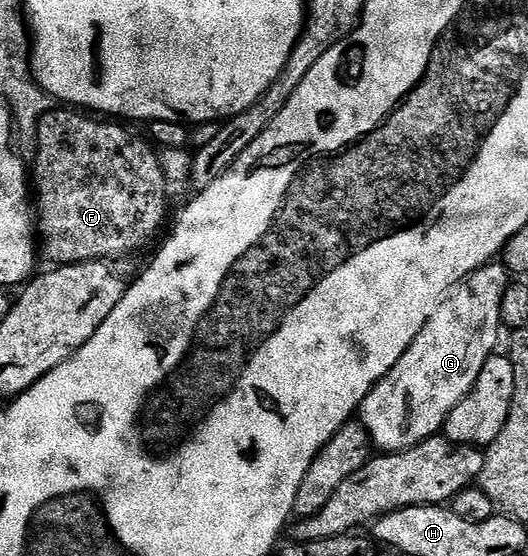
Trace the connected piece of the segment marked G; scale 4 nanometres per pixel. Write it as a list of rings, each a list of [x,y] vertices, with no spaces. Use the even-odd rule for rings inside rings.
[[[488,263],[482,269],[472,273],[466,281],[459,282],[458,286],[451,290],[438,305],[435,306],[427,322],[423,324],[423,329],[416,335],[414,343],[407,348],[405,355],[401,355],[401,359],[377,384],[371,388],[362,405],[357,410],[358,420],[364,429],[370,435],[374,448],[383,453],[398,453],[401,449],[408,449],[411,445],[416,445],[425,440],[426,437],[434,437],[442,430],[444,423],[447,421],[448,415],[453,411],[453,407],[457,407],[457,403],[465,394],[475,385],[477,375],[481,373],[481,367],[487,361],[492,360],[494,344],[497,343],[497,331],[501,326],[499,316],[501,315],[501,295],[507,290],[509,284],[509,273],[502,264]]]

